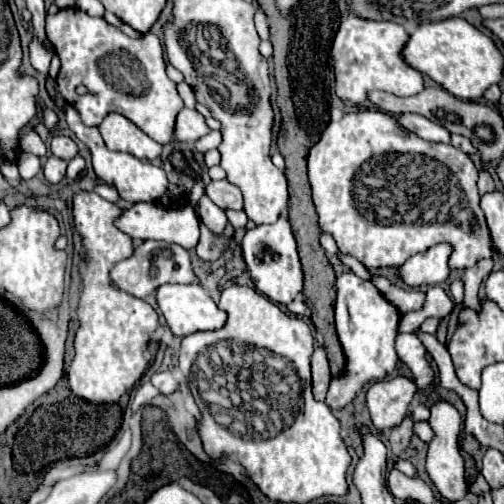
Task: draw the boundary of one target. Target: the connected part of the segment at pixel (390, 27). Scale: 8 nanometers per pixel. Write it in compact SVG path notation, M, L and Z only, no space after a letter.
M353 14L341 24L333 40L333 66L335 66L335 92L343 102L355 106L367 104L367 90L383 90L395 96L413 96L423 90L423 74L401 60L401 48L409 34L393 22L361 20Z

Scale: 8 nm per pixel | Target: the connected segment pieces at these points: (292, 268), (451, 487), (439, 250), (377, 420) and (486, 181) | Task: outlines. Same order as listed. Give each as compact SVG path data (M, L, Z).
M283 210L279 220L271 226L255 226L251 230L245 230L243 242L241 242L241 254L249 268L249 276L255 282L257 290L271 298L277 304L291 302L301 290L303 290L303 270L297 256L297 244L295 236L287 218L287 212Z
M445 398L433 402L429 410L431 410L429 426L433 430L433 440L429 442L429 452L427 452L427 472L429 472L437 492L441 494L441 498L447 502L457 502L469 492L469 488L465 484L465 464L461 458L461 450L457 446L457 436L461 430L461 418L459 418L457 408L451 402L447 402Z
M437 244L425 250L423 254L411 256L405 264L397 268L397 274L411 288L439 284L449 276L447 260L449 260L449 246Z
M395 376L391 380L379 380L371 384L367 390L367 408L377 432L401 426L415 392L417 386L405 376Z
M481 170L479 172L479 194L483 196L483 194L489 194L489 192L495 192L495 182L493 182L493 178L491 178L491 174L487 172L487 170Z

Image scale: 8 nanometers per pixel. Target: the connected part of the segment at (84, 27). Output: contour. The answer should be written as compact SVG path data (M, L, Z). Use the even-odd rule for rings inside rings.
M65 8L57 14L47 16L47 36L51 44L55 46L55 52L61 60L61 70L57 76L57 86L61 96L81 114L81 120L85 126L99 126L101 120L109 112L123 114L131 122L135 122L147 136L151 136L159 144L167 144L173 140L173 124L177 112L183 108L183 100L179 98L175 90L175 82L171 82L165 74L165 60L163 60L163 48L161 40L153 34L141 36L141 38L129 38L123 32L119 32L115 26L107 24L103 18L93 18L79 8ZM83 84L89 92L77 94L77 86Z

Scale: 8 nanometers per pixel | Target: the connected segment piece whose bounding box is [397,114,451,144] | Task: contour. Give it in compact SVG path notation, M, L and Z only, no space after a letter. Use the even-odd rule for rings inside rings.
M401 114L397 120L399 120L399 124L403 128L407 128L409 132L417 134L423 140L445 142L445 144L451 142L451 134L441 124L435 124L435 122L427 120L425 116L419 116L419 114Z

